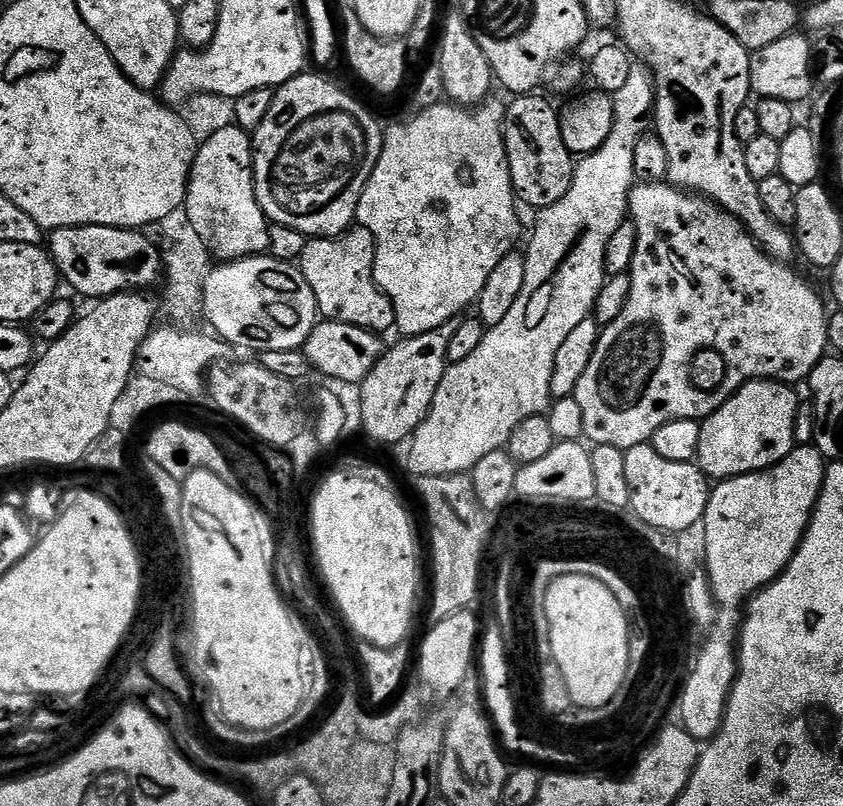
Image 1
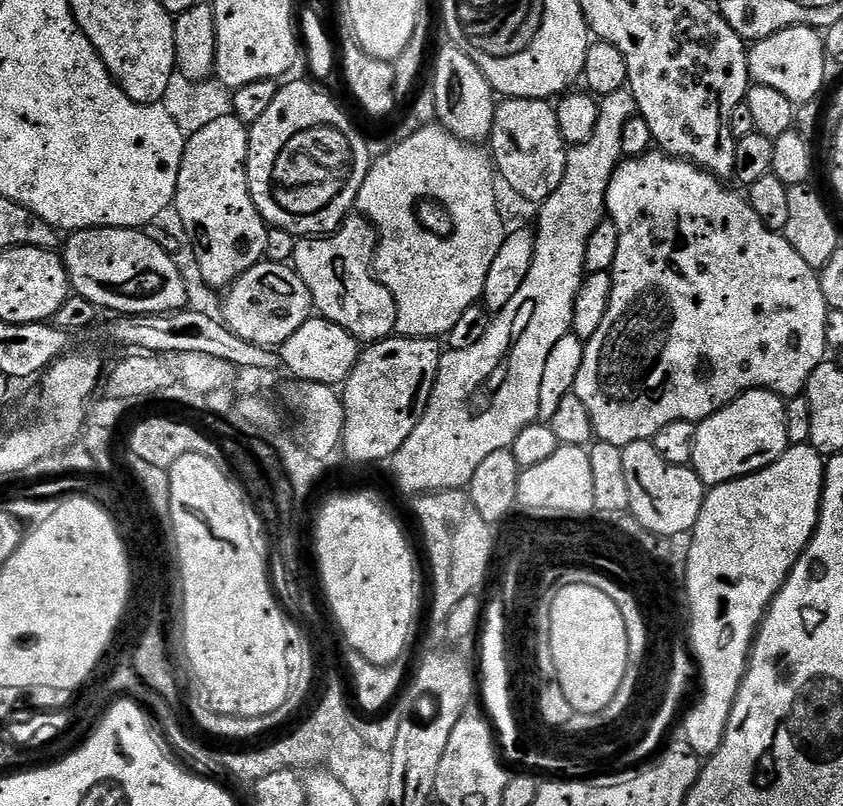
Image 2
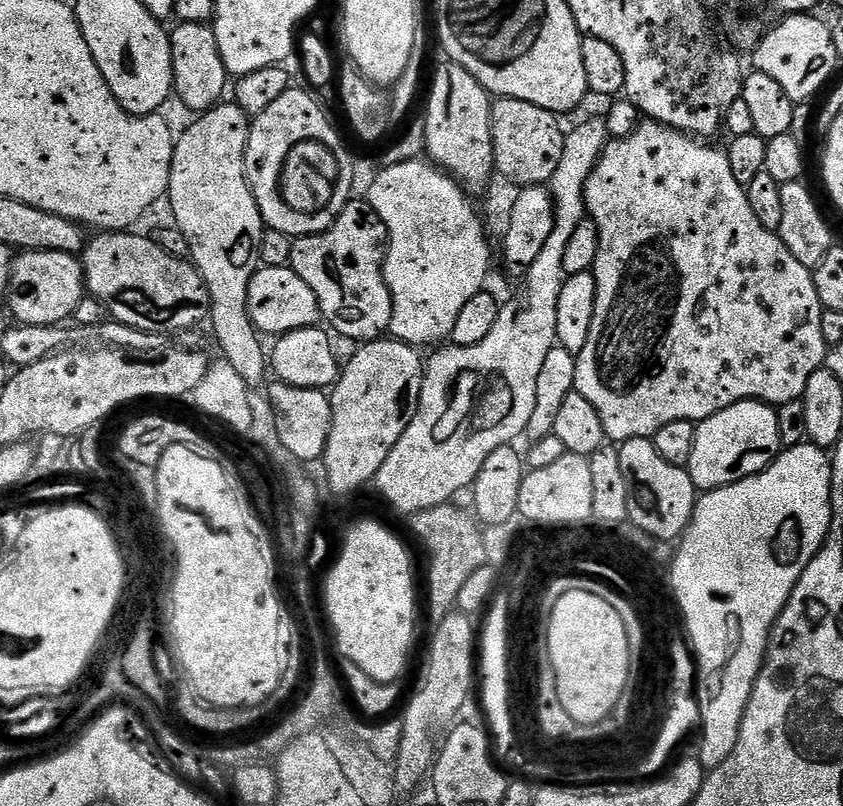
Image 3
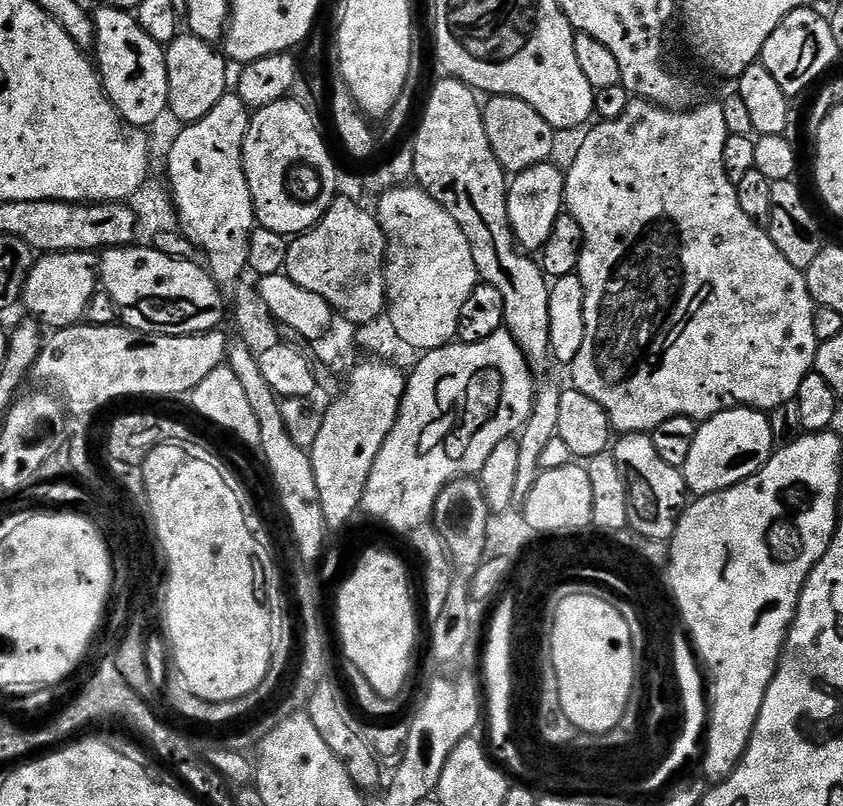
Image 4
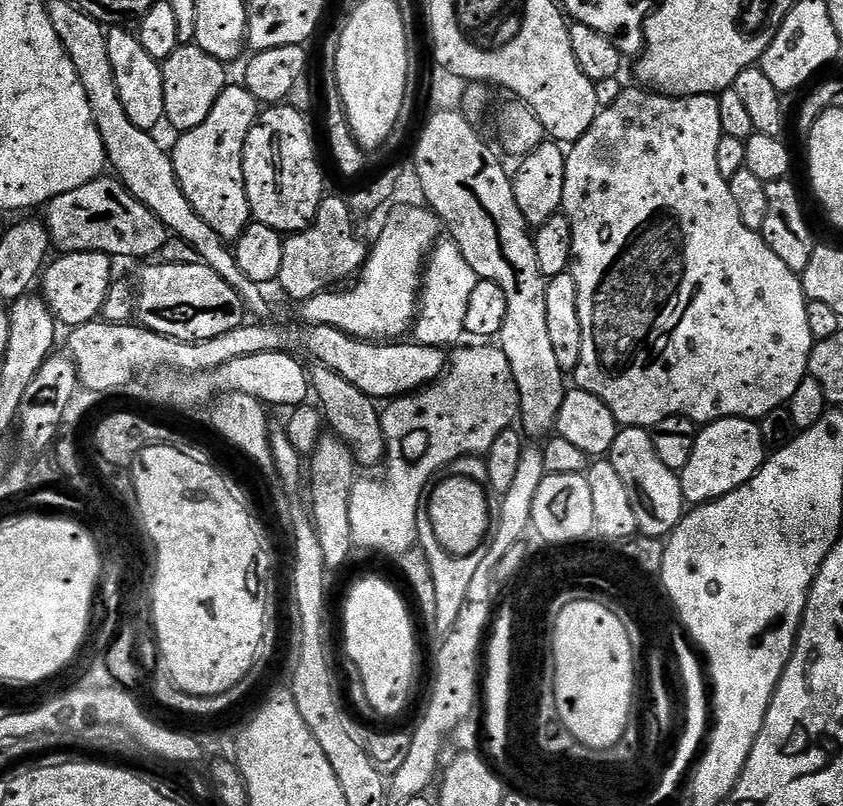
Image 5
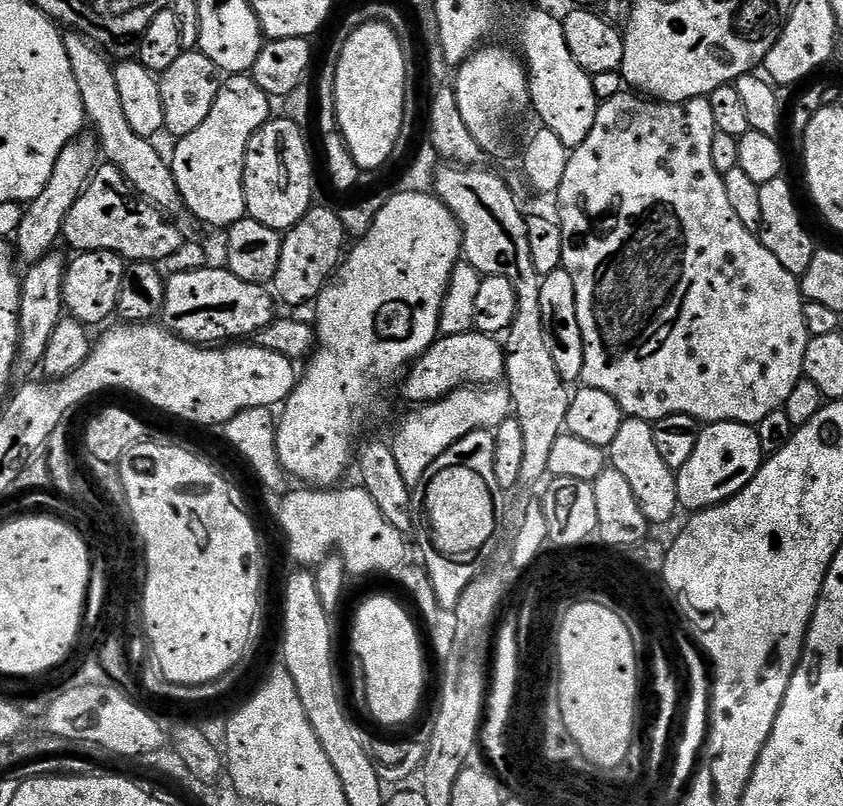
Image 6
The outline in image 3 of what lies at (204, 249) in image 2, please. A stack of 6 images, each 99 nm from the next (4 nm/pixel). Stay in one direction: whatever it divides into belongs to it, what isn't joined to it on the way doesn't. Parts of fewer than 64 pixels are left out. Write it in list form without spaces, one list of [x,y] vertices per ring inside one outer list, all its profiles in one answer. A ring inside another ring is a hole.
[[[235,102],[219,103],[215,108],[208,109],[207,112],[197,115],[194,126],[187,130],[186,134],[182,135],[180,140],[175,141],[172,149],[172,165],[170,166],[170,182],[168,183],[168,194],[166,204],[172,207],[172,216],[174,226],[186,236],[189,242],[190,263],[193,268],[199,272],[200,277],[204,279],[204,285],[208,291],[208,302],[210,305],[210,325],[212,324],[212,332],[216,335],[216,344],[220,347],[219,355],[238,370],[238,375],[245,380],[249,386],[260,386],[264,383],[264,375],[269,375],[270,360],[266,355],[266,344],[262,341],[261,333],[257,332],[256,327],[252,325],[252,319],[248,313],[248,291],[250,290],[250,282],[254,278],[254,274],[261,267],[260,263],[260,247],[262,246],[262,238],[266,231],[266,225],[262,214],[256,205],[256,199],[252,193],[252,188],[248,185],[248,176],[244,173],[244,155],[246,154],[246,146],[248,145],[248,129],[250,127],[250,117],[247,116],[238,107]]]

